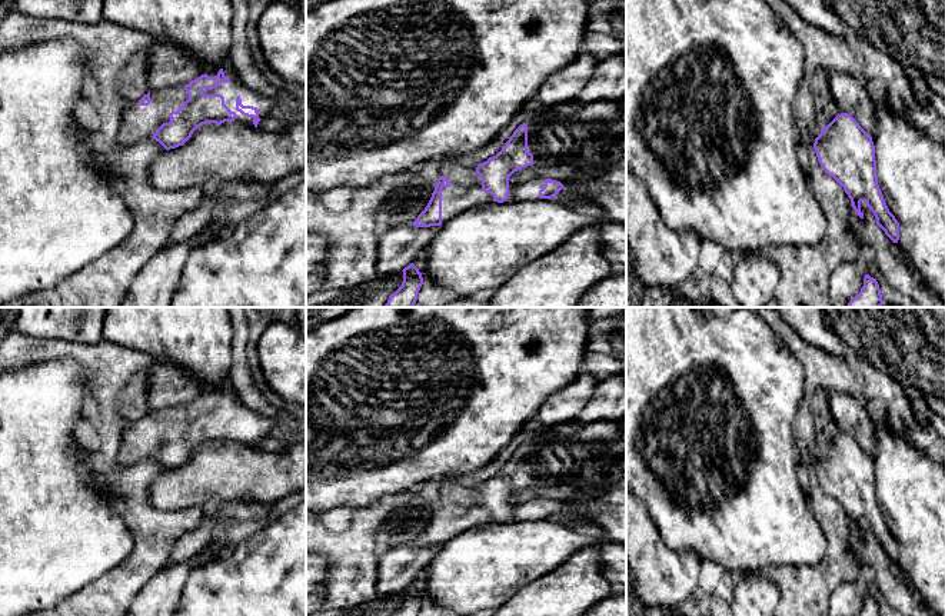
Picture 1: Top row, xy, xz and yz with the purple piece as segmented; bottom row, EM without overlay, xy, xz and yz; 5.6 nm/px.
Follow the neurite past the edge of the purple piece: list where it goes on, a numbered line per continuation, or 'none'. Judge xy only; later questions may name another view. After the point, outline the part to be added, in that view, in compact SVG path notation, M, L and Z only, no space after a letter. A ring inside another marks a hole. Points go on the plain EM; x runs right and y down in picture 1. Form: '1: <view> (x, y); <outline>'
1: xy (235, 408); M227 383L223 387L224 396L230 400L229 403L220 403L216 409L203 409L203 414L222 414L224 417L224 424L236 433L236 443L246 446L254 446L253 437L243 436L236 430L236 419L242 419L243 426L253 426L259 432L259 439L263 440L270 436L276 420L266 417L250 407L247 407L237 392Z

